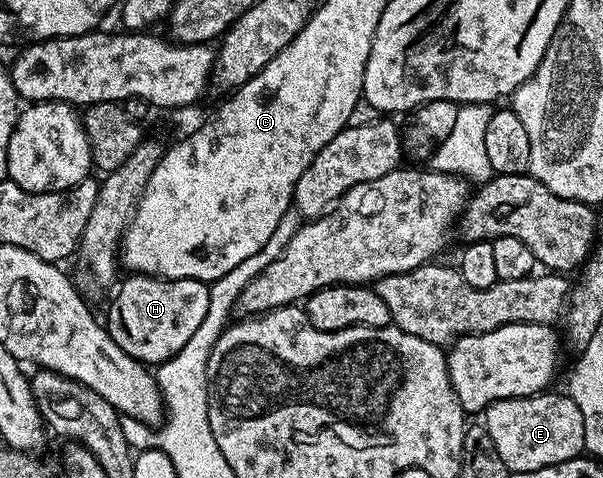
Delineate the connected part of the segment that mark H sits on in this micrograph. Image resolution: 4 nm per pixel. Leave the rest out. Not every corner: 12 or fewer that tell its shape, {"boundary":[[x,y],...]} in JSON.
{"boundary":[[125,277],[108,333],[159,366],[210,310],[202,280]]}

